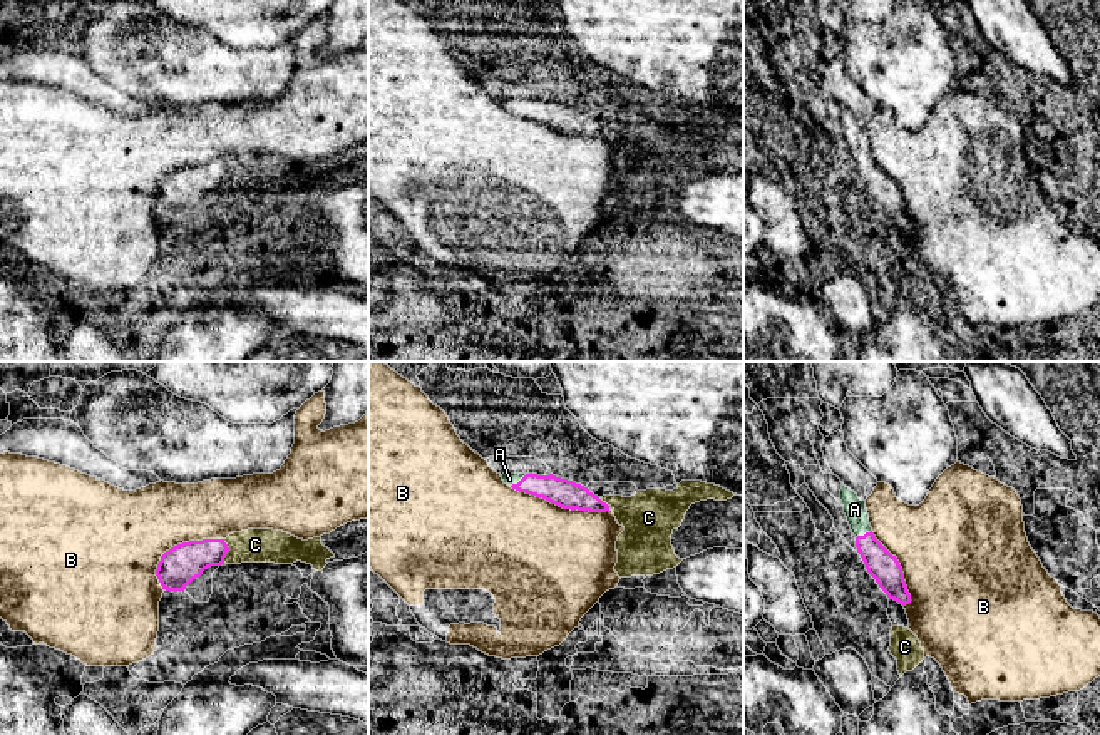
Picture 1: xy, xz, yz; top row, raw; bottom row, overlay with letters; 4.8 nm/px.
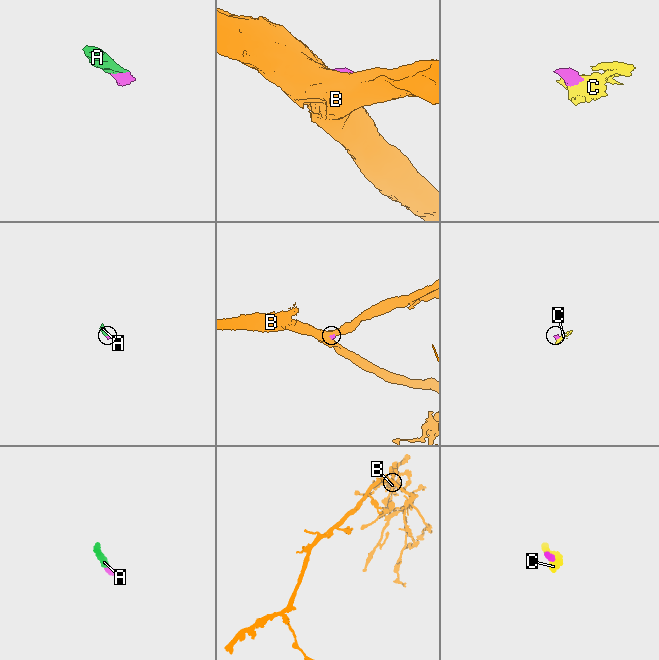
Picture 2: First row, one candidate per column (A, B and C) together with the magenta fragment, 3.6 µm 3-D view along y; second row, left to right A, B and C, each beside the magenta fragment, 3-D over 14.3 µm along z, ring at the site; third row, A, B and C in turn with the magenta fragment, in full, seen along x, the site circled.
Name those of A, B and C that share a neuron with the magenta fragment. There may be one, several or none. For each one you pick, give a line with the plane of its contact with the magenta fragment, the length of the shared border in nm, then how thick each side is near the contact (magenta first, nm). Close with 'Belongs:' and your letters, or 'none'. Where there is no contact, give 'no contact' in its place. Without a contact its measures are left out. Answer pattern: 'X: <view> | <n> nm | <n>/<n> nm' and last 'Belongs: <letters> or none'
A: yz | 90 nm | 150/110 nm
C: xy | 110 nm | 190/160 nm
Belongs: A, C

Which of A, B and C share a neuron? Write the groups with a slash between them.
A C / B

